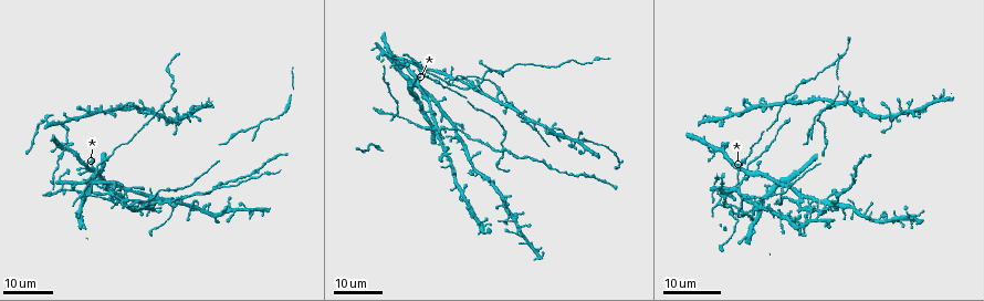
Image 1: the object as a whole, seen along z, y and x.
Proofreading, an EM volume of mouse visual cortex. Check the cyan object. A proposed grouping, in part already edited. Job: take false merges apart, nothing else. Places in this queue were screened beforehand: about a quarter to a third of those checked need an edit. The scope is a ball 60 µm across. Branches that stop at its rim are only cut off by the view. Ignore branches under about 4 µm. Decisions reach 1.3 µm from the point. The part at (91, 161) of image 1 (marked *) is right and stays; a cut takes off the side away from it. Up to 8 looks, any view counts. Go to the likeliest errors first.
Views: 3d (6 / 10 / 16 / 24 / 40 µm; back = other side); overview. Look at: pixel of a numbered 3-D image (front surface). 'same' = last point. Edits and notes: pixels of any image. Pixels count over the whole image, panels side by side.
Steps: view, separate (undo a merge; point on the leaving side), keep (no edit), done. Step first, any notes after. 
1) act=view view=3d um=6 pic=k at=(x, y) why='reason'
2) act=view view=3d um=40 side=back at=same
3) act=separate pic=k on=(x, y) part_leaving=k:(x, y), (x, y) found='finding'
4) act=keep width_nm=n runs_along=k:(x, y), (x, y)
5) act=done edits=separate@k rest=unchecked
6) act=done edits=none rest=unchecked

act=view view=3d um=24 pic=1 at=(91, 196) why='three-way junction'

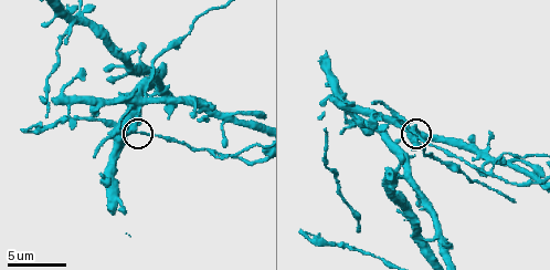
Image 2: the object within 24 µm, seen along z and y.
act=view view=3d um=10 pic=2 at=(414, 134)

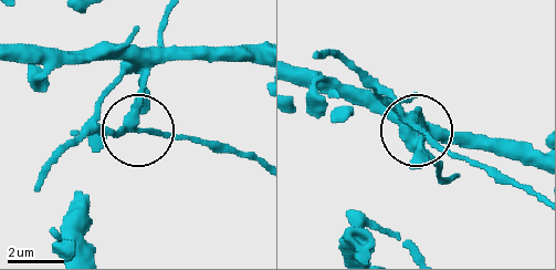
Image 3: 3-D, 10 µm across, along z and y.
act=keep arms=3 found='all the same neuron'

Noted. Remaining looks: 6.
act=view view=3d um=10 pic=2 at=(212, 150)

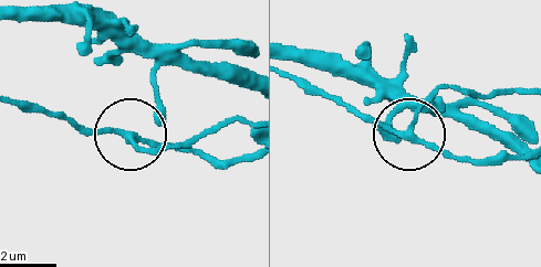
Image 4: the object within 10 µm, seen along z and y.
act=view view=3d um=6 pic=4 at=(411, 136)

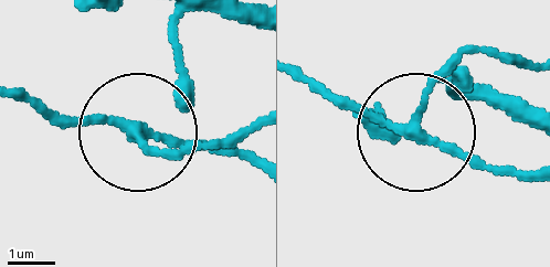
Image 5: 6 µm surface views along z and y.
act=keep width_nm=200 runs_along=5:(24, 94), (155, 138), (245, 150) found='all the same neuron'

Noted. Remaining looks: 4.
act=view view=3d um=16 pic=1 at=(173, 199) why='a fork'

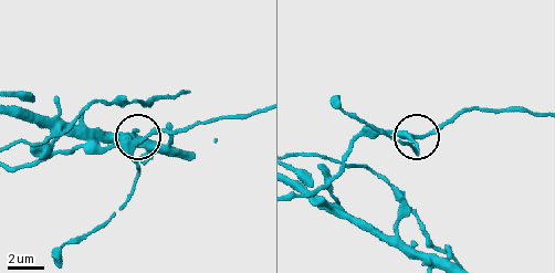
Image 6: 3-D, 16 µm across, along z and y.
act=view view=3d um=10 pic=6 at=(134, 146)

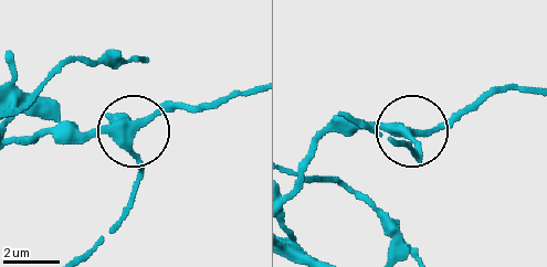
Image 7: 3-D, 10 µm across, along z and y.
act=keep arms=3 found='continuous, no second neuron'

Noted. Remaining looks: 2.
act=view view=3d um=16 pic=1 at=(748, 212) why='a fork'

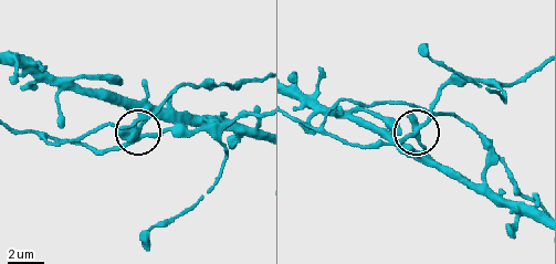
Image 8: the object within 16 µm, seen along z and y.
act=view view=3d um=10 pic=8 at=(139, 131) why='closer look'

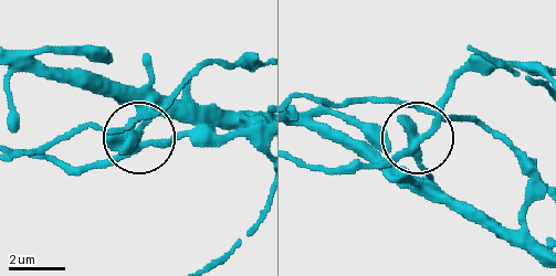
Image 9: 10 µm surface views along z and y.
act=keep width_nm=310 found='continuous, no second neuron'

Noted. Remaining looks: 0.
act=done edits=none rest=unchecked

